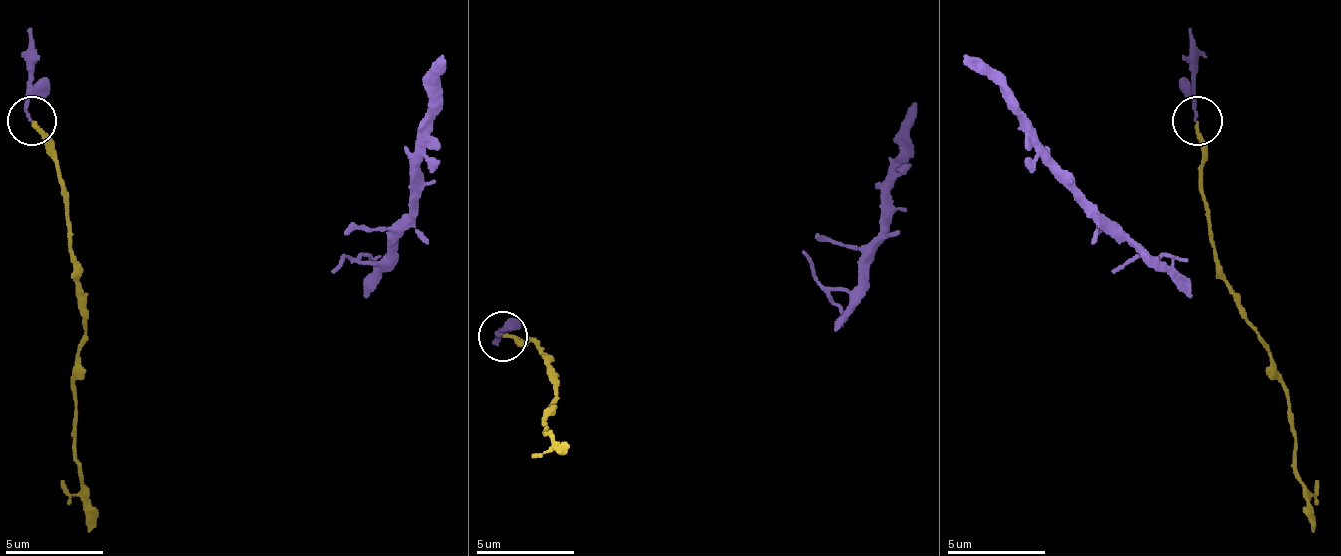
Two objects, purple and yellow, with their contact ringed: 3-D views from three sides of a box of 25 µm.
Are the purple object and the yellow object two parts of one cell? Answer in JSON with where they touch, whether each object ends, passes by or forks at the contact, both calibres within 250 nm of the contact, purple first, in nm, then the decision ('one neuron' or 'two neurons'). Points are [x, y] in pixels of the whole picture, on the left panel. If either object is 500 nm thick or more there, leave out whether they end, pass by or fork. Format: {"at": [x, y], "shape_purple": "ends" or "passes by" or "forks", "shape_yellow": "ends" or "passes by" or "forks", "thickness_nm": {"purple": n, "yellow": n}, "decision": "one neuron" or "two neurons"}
{"at": [31, 121], "shape_purple": "ends", "shape_yellow": "ends", "thickness_nm": {"purple": 140, "yellow": 170}, "decision": "one neuron"}

